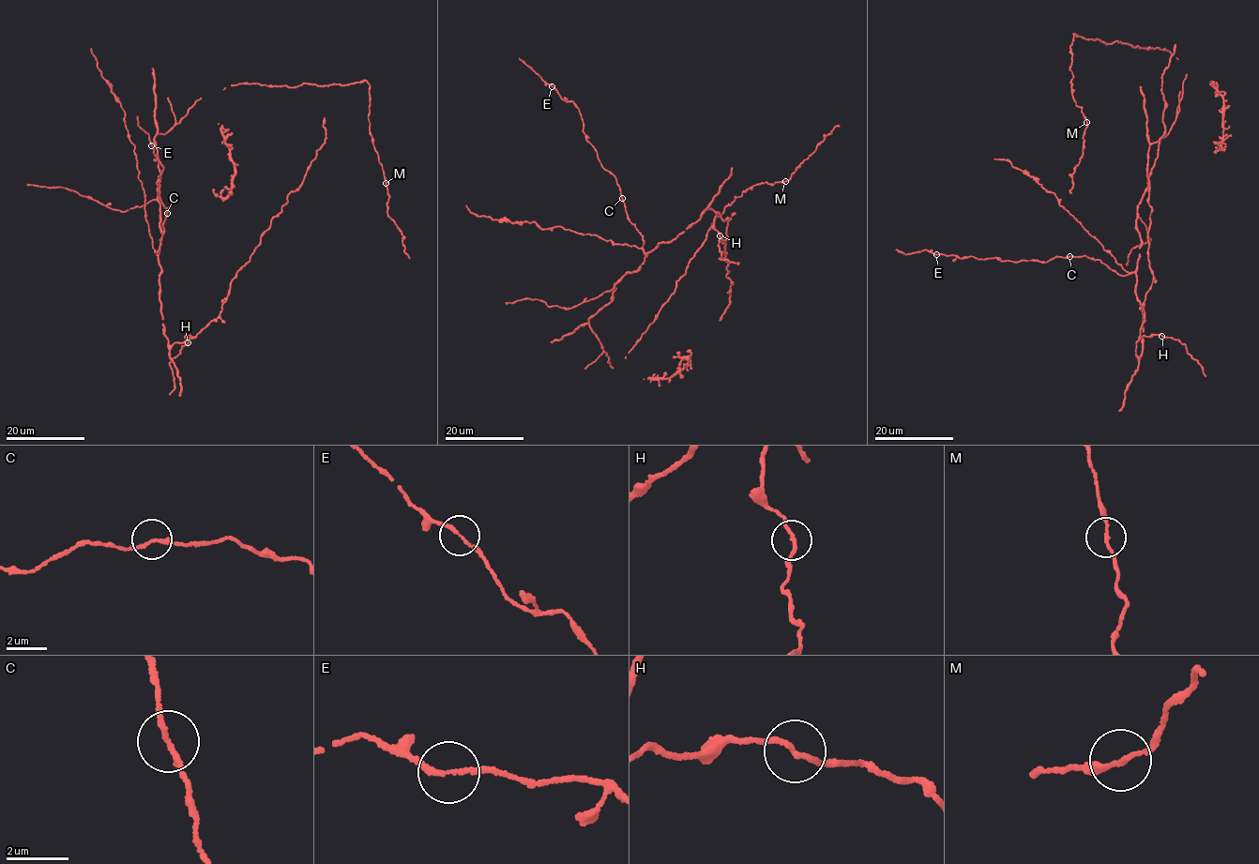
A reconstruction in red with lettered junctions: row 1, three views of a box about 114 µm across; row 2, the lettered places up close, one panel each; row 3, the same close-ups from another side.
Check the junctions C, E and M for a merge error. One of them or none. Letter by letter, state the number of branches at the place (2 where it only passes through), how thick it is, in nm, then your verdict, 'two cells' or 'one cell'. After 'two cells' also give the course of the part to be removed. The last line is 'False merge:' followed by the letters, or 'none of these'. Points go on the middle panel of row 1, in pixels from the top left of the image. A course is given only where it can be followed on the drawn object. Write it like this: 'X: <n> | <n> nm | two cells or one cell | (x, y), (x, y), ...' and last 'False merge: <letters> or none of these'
C: 2 | 160 nm | one cell
E: 2 | 150 nm | one cell
M: 2 | 140 nm | one cell
False merge: none of these

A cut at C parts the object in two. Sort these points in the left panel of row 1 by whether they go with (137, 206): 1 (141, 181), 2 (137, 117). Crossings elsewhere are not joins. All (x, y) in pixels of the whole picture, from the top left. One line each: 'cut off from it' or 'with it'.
1: cut off from it
2: with it

